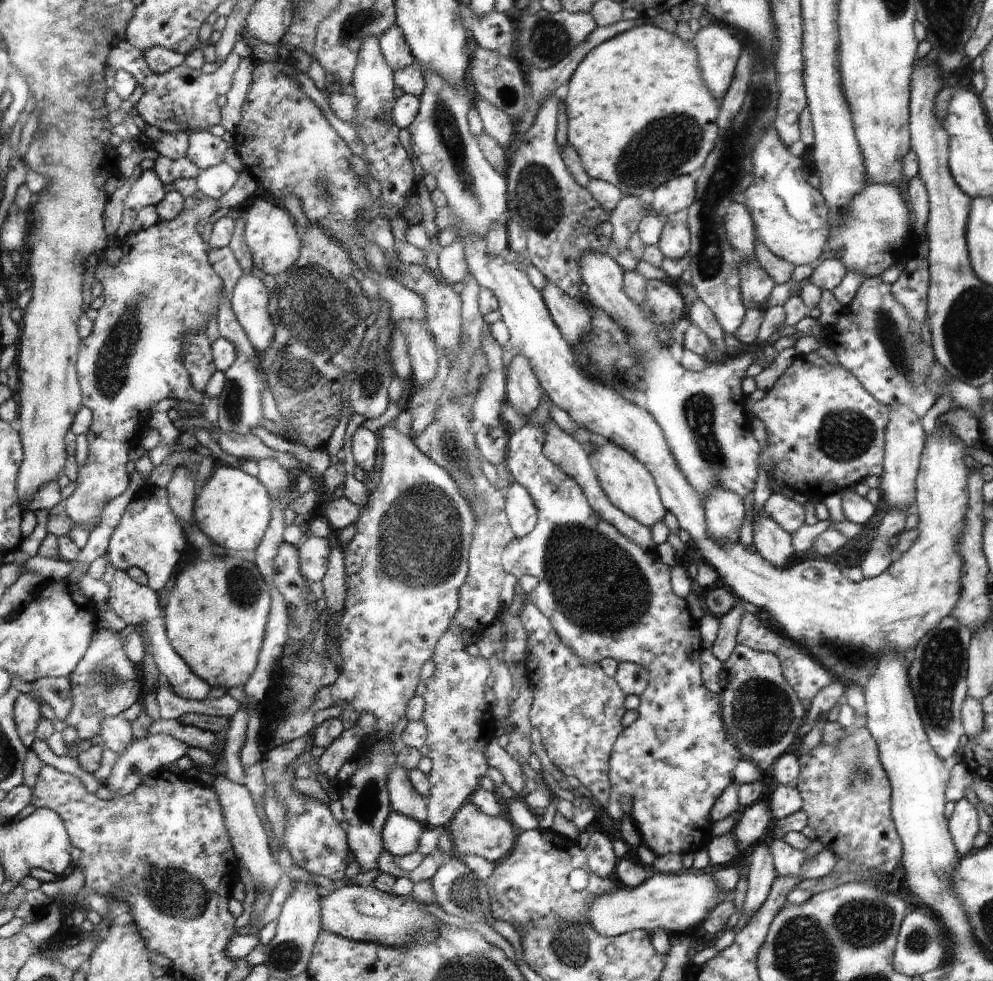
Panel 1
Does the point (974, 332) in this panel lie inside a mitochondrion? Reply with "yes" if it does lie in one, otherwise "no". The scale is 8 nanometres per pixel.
yes

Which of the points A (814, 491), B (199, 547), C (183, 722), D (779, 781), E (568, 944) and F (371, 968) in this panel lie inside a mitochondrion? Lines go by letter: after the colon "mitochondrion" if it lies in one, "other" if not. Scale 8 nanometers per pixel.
A: other
B: other
C: other
D: other
E: mitochondrion
F: other

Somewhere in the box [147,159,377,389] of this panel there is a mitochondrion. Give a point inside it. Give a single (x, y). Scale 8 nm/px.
(311, 278)

